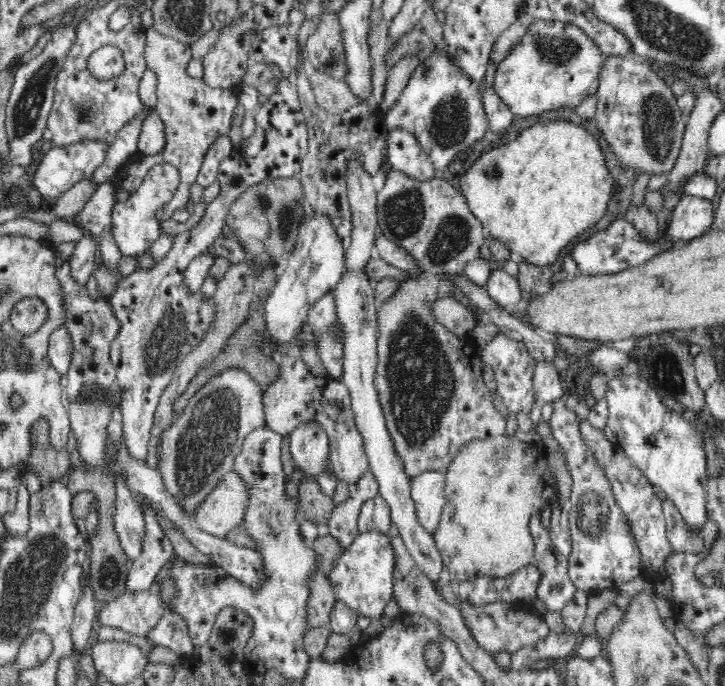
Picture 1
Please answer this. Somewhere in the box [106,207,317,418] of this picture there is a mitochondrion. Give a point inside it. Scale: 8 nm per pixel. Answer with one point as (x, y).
(164, 345)

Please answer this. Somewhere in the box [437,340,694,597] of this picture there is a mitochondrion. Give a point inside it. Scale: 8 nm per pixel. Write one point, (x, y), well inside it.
(667, 374)

